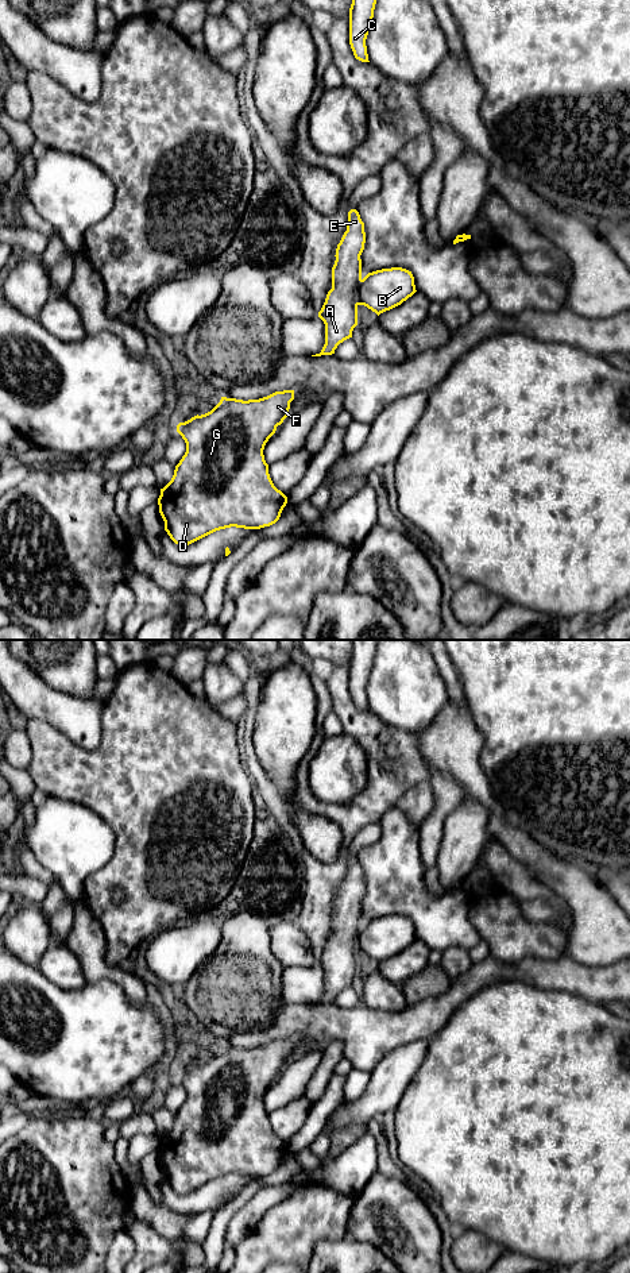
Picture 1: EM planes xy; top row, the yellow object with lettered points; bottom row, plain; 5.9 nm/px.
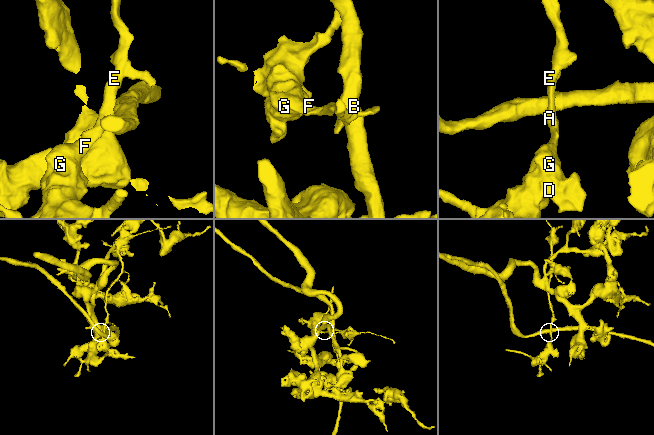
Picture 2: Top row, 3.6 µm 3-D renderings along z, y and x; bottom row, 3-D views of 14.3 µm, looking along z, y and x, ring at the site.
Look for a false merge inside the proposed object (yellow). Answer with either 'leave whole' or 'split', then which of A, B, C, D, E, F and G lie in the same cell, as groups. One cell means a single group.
split | A C D E F G / B

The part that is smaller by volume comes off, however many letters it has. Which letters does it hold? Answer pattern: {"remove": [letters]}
{"remove": ["A", "C", "D", "E", "F", "G"]}

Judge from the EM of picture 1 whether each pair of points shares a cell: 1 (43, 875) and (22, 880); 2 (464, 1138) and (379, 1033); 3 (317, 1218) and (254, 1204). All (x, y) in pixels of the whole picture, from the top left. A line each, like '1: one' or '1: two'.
1: two
2: two
3: two

